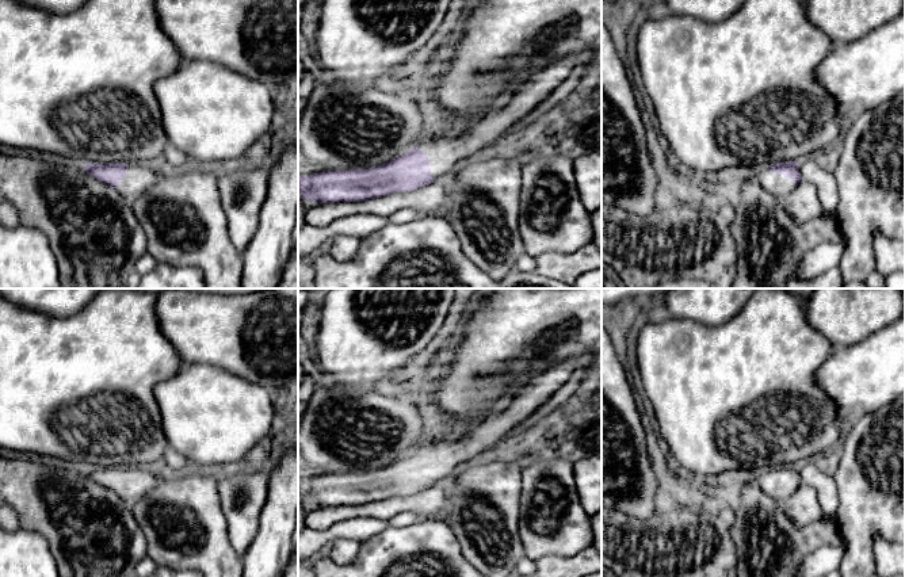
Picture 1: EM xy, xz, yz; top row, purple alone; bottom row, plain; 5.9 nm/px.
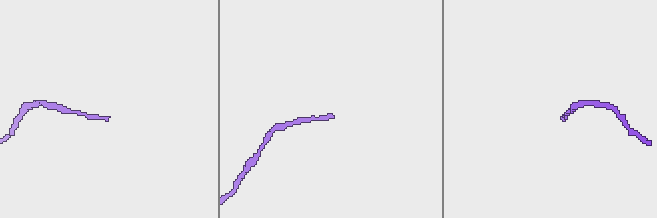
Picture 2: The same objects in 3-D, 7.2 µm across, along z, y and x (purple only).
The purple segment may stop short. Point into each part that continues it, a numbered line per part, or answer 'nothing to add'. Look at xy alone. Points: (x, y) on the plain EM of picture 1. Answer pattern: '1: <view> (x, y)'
1: xy (138, 481)

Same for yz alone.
1: yz (779, 489)

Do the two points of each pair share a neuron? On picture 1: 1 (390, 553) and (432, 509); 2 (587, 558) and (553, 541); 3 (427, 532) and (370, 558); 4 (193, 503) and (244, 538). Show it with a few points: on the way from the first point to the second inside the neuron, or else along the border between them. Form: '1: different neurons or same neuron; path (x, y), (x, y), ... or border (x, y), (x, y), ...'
1: different neurons; border (445, 519), (419, 522)
2: different neurons; border (587, 546), (571, 556), (546, 556)
3: same neuron; path (413, 542), (397, 542), (384, 550)
4: different neurons; border (218, 495), (228, 541), (240, 554)

